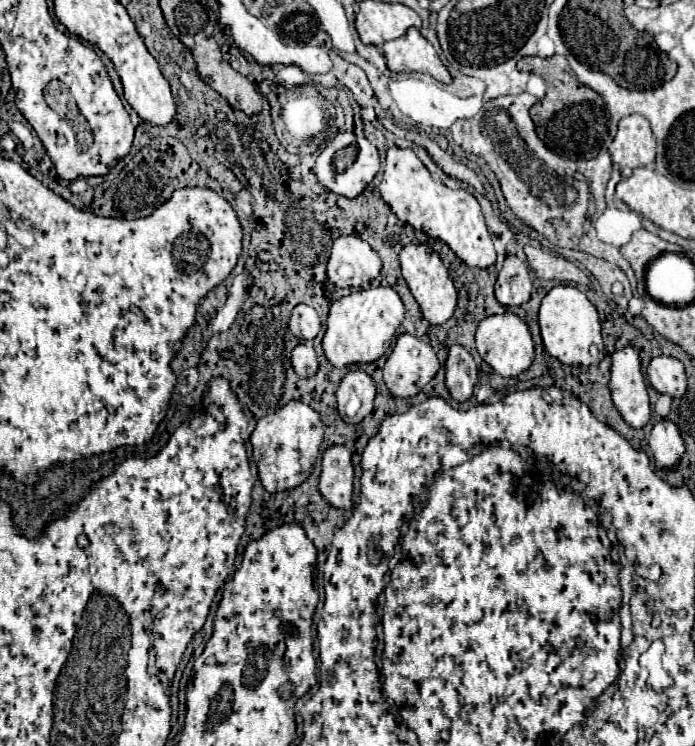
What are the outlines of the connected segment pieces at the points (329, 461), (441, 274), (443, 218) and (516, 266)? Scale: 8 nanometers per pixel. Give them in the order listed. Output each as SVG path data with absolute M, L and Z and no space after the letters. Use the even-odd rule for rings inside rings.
M331 445L323 453L323 471L319 491L325 501L339 509L351 507L353 497L353 463L351 451L343 445Z
M411 243L411 245L403 247L403 251L399 253L399 259L401 259L403 277L405 277L411 293L413 293L413 297L417 299L417 303L423 311L423 317L431 325L445 323L457 307L457 291L455 291L453 279L449 277L449 271L443 265L441 257L429 245L413 245Z
M389 147L385 159L385 173L379 185L383 201L393 209L399 221L409 223L413 229L441 239L451 251L469 267L491 267L495 263L495 247L487 231L485 217L477 199L467 189L449 189L435 181L421 159L411 149Z
M509 255L499 271L495 283L495 297L501 305L523 305L529 301L533 289L533 281L529 275L529 267L517 255Z

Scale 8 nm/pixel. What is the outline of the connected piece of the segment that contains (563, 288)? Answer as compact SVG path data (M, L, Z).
M557 285L553 287L541 301L539 311L539 325L545 351L567 365L597 365L605 357L603 337L601 337L601 323L597 309L593 303L571 285Z

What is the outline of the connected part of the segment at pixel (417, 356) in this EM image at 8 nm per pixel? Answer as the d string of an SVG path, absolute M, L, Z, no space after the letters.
M401 333L383 367L383 381L393 397L413 397L435 377L439 367L429 343Z

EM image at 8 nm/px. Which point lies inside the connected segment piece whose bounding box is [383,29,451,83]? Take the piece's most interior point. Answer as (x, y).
(412, 52)

